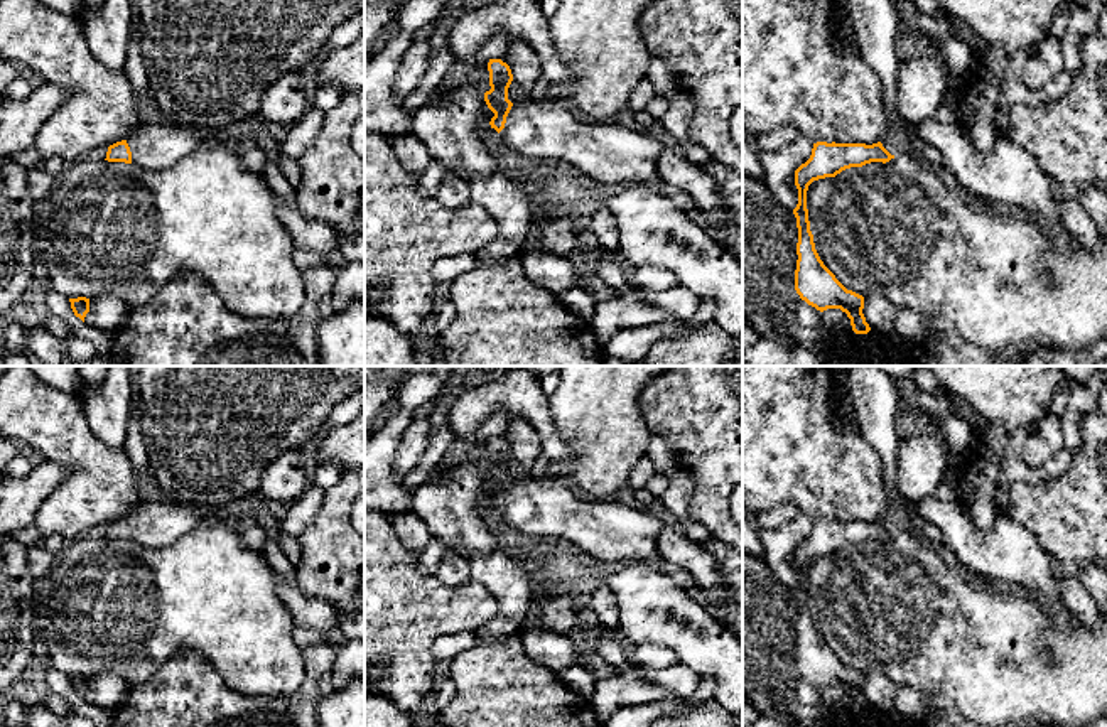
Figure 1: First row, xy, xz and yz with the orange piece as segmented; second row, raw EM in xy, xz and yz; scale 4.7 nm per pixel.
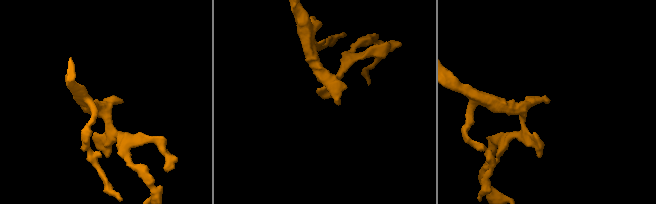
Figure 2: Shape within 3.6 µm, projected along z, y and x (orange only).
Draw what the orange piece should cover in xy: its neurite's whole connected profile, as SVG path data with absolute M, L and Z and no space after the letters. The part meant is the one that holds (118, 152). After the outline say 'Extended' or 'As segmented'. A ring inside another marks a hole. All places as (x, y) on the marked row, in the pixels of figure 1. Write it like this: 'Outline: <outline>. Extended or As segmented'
Outline: M165 120L142 121L127 140L108 147L105 160L133 164L147 170L167 169L208 138L245 147L248 143L246 125L228 130L202 130Z. Extended

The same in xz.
Outline: M489 59L489 86L484 93L494 113L489 125L503 143L530 159L559 159L611 187L650 184L658 177L663 137L624 120L587 123L574 118L560 100L530 94L515 105L508 100L511 69Z. Extended

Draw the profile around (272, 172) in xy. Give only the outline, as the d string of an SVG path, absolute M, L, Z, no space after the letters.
M267 159L265 169L262 172L263 179L273 191L273 194L285 202L287 206L292 206L297 202L297 191L292 187L292 184L284 175L280 165L275 159Z

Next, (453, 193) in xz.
M444 174L435 197L444 207L457 209L471 202L471 189L467 180L452 174Z

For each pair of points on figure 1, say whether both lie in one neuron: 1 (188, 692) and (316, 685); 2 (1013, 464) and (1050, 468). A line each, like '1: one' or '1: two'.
1: one
2: one

